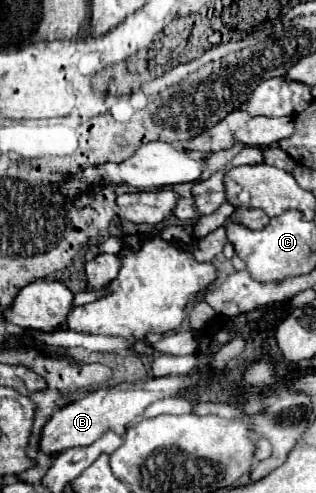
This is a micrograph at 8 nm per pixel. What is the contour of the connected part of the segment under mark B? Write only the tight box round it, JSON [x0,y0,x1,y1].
[40,371,204,455]

